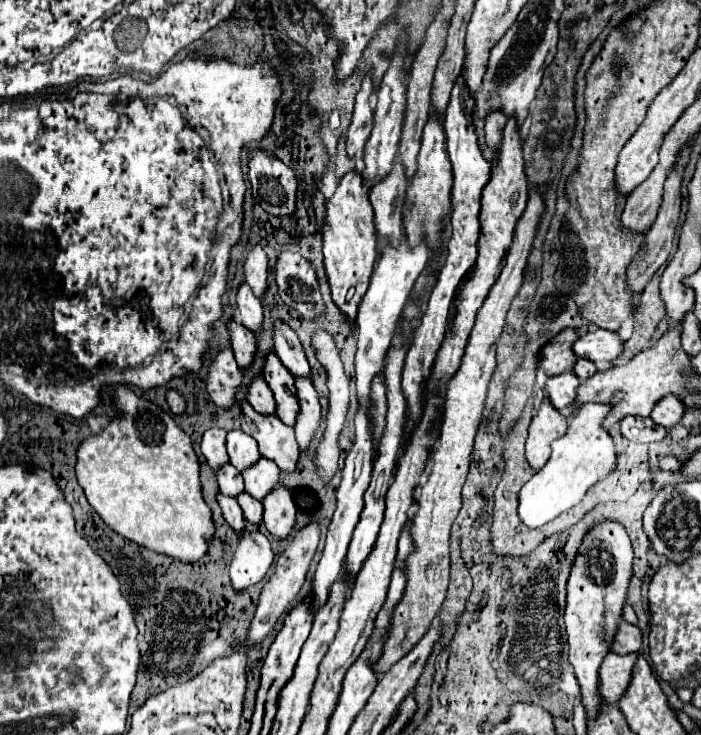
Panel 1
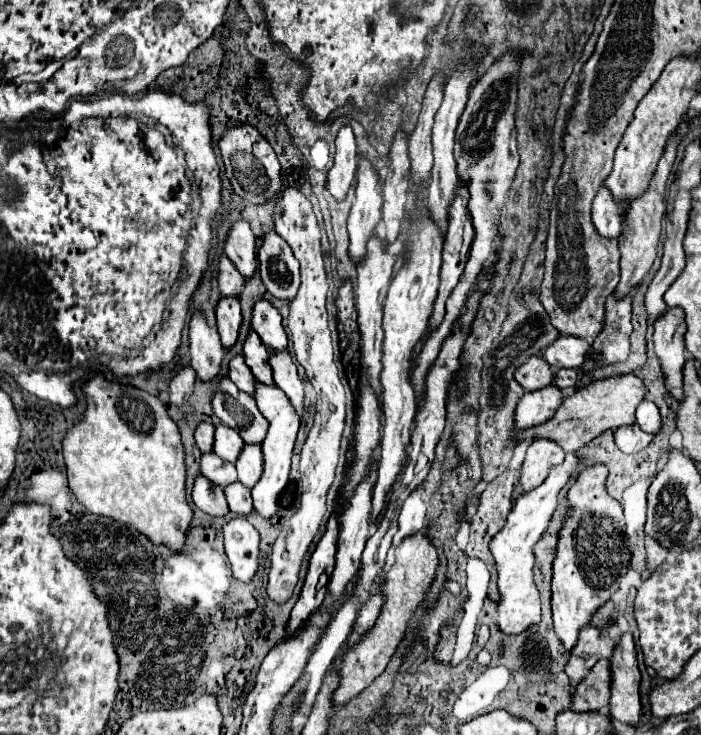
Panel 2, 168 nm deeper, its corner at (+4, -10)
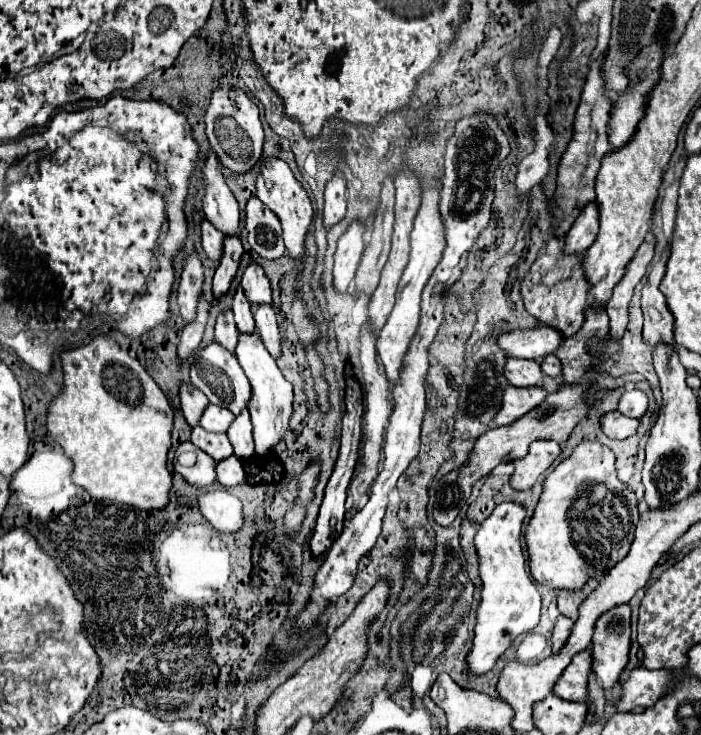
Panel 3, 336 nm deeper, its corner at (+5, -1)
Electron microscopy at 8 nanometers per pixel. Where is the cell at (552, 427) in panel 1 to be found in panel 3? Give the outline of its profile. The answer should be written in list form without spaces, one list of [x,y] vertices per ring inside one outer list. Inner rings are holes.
[[[536,441],[530,445],[526,457],[514,461],[514,473],[510,477],[510,485],[514,489],[530,489],[538,475],[544,473],[554,459],[560,455],[560,445],[556,441]]]

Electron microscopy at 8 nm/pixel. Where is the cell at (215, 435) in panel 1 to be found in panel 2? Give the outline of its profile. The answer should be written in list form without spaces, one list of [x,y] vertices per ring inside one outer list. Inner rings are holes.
[[[199,422],[195,430],[195,442],[201,452],[209,452],[213,448],[213,432],[215,426],[211,422]]]

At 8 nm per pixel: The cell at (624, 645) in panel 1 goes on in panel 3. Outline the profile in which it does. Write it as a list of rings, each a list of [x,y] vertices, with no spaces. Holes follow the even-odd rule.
[[[564,615],[558,617],[558,623],[554,625],[554,635],[552,635],[552,651],[554,653],[558,653],[566,645],[568,635],[572,633],[572,627],[574,627],[574,621],[570,617],[564,617]]]

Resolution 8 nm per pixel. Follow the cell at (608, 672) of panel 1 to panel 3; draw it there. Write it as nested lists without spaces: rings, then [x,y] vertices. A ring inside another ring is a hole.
[[[580,651],[572,659],[572,663],[564,669],[564,675],[558,679],[554,687],[554,695],[566,701],[586,701],[588,699],[588,681],[590,675],[594,673],[592,669],[592,651]]]

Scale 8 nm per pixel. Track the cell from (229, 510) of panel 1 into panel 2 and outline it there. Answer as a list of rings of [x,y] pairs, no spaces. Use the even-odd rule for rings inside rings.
[[[203,474],[195,476],[195,484],[193,484],[191,496],[193,496],[195,506],[199,510],[207,512],[209,516],[225,516],[225,514],[229,514],[223,488],[217,488],[217,486],[209,484],[209,480],[205,480]]]

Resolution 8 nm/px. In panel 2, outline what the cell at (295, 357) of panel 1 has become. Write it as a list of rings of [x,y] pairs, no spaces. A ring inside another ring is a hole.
[[[257,300],[251,312],[251,326],[261,336],[263,344],[271,350],[287,350],[287,334],[281,324],[281,314],[267,300]]]

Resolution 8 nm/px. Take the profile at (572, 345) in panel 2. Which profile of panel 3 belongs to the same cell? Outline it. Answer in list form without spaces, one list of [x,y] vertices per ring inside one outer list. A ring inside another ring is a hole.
[[[540,325],[528,331],[510,331],[500,335],[500,347],[508,353],[508,357],[522,357],[542,361],[546,355],[552,355],[562,343],[564,335],[548,325]]]

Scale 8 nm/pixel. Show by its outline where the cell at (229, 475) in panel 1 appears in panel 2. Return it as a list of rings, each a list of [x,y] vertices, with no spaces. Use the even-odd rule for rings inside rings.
[[[203,452],[201,454],[201,472],[211,480],[211,484],[221,486],[221,488],[237,482],[235,464],[221,460],[215,452]]]

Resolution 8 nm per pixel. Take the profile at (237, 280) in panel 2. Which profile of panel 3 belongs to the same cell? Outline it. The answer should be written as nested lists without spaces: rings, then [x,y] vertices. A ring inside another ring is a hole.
[[[208,221],[202,223],[202,247],[208,259],[218,265],[224,253],[224,235],[220,235],[220,231],[216,231],[216,227],[212,227]]]

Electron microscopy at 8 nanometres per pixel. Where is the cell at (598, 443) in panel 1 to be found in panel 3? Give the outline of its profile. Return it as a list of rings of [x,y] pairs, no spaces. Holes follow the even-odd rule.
[[[500,503],[490,517],[480,523],[474,537],[482,577],[482,603],[474,629],[474,647],[468,655],[468,669],[476,675],[490,671],[496,659],[510,647],[512,639],[532,631],[540,621],[540,593],[528,573],[522,551],[522,523],[526,509],[520,503]]]

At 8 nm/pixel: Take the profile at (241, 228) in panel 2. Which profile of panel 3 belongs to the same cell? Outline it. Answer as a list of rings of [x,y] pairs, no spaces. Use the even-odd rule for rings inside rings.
[[[212,151],[208,153],[204,175],[206,175],[206,195],[204,195],[206,219],[226,237],[240,237],[242,235],[240,207],[232,191],[226,187],[218,171],[218,157]]]

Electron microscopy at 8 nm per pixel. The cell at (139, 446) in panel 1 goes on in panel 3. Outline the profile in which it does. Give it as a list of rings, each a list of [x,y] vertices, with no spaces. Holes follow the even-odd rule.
[[[94,337],[88,345],[62,353],[64,387],[48,407],[48,431],[52,439],[74,461],[72,481],[84,487],[94,499],[106,499],[118,505],[132,505],[146,511],[168,507],[172,491],[172,473],[168,471],[168,451],[172,447],[174,409],[162,389],[144,371],[138,359],[130,357],[108,337]]]

